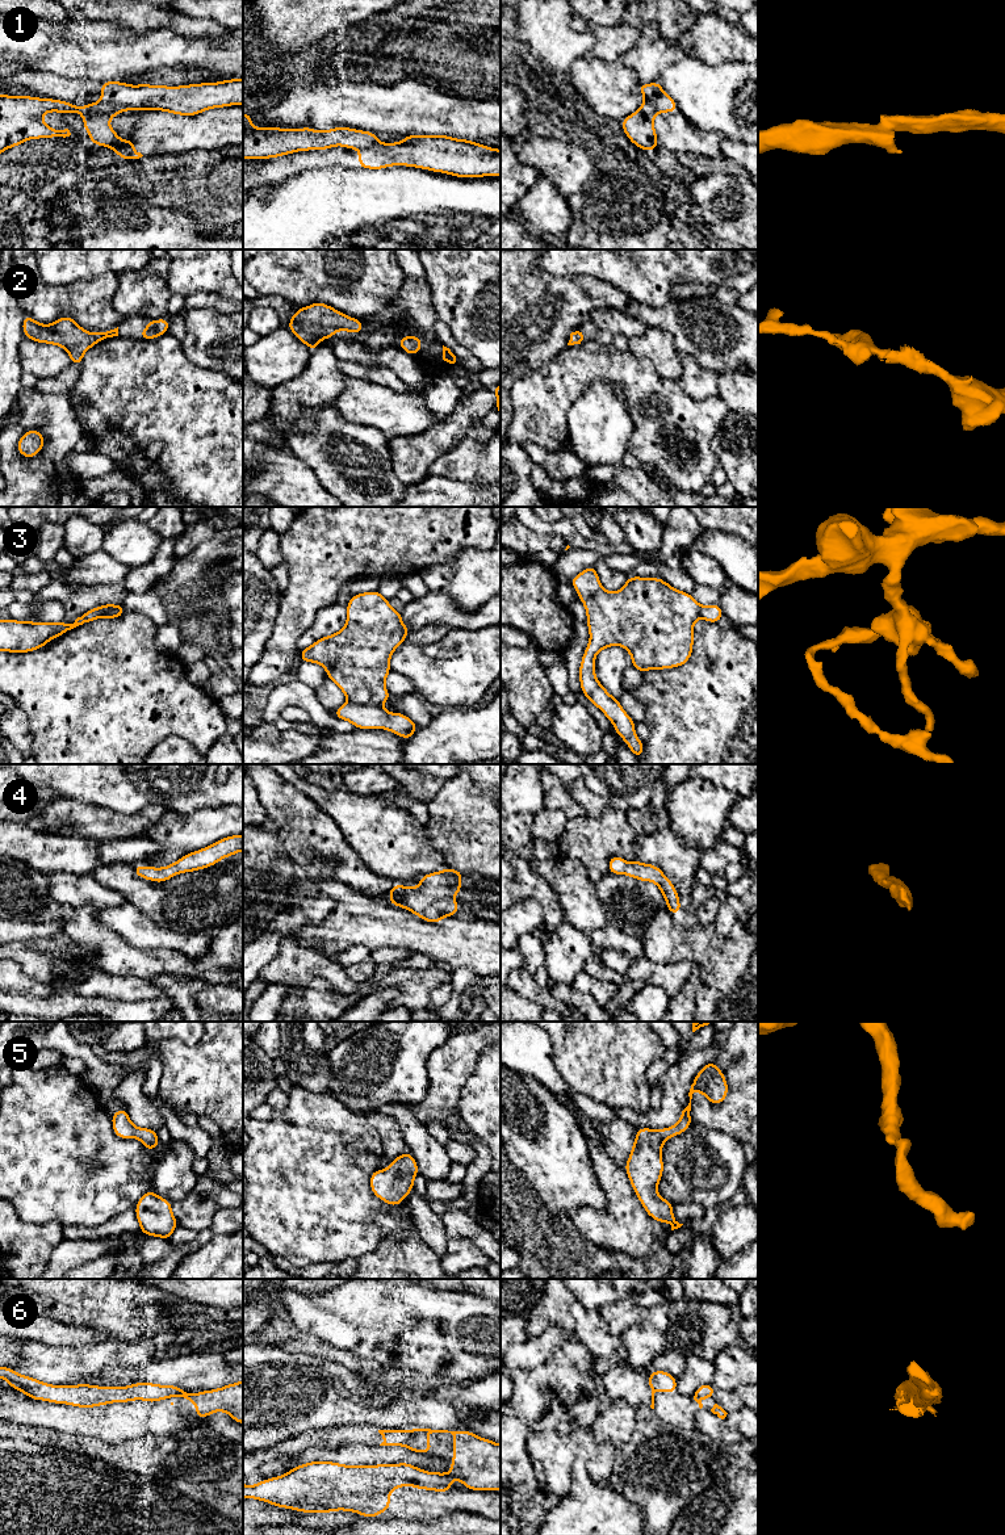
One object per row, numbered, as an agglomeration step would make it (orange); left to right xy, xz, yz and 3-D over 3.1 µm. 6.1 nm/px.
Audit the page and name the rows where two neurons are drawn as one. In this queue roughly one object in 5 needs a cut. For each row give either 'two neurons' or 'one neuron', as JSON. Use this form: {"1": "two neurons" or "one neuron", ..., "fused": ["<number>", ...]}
{"1": "two neurons", "2": "one neuron", "3": "two neurons", "4": "one neuron", "5": "one neuron", "6": "two neurons", "fused": ["1", "3", "6"]}

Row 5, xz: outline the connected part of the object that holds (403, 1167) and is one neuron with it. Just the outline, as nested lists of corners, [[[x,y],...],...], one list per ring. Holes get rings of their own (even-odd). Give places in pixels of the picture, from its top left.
[[[402,1153],[389,1163],[389,1169],[370,1173],[373,1195],[389,1205],[399,1205],[414,1188],[418,1163],[411,1153]]]

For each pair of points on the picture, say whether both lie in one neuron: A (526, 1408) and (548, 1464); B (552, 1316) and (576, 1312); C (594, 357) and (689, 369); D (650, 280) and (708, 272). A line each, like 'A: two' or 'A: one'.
A: two
B: two
C: two
D: one

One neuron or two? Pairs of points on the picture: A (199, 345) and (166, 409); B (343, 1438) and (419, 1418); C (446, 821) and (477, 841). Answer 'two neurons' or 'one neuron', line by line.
A: two neurons
B: two neurons
C: one neuron

